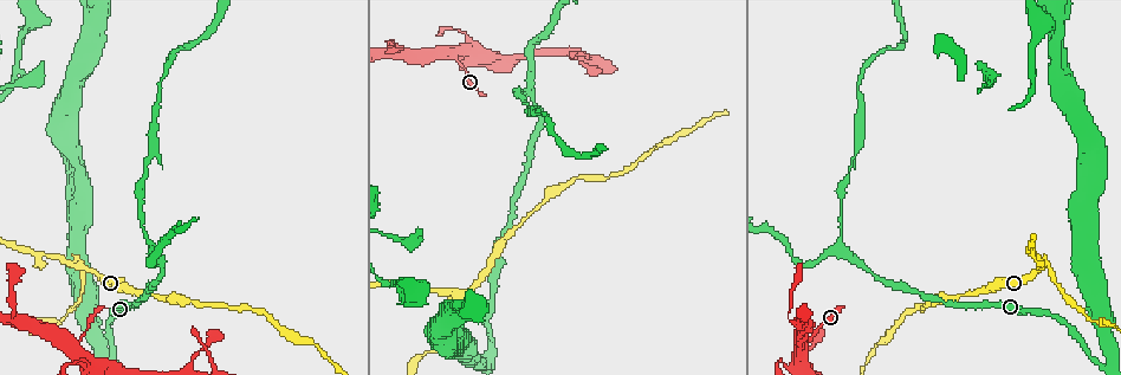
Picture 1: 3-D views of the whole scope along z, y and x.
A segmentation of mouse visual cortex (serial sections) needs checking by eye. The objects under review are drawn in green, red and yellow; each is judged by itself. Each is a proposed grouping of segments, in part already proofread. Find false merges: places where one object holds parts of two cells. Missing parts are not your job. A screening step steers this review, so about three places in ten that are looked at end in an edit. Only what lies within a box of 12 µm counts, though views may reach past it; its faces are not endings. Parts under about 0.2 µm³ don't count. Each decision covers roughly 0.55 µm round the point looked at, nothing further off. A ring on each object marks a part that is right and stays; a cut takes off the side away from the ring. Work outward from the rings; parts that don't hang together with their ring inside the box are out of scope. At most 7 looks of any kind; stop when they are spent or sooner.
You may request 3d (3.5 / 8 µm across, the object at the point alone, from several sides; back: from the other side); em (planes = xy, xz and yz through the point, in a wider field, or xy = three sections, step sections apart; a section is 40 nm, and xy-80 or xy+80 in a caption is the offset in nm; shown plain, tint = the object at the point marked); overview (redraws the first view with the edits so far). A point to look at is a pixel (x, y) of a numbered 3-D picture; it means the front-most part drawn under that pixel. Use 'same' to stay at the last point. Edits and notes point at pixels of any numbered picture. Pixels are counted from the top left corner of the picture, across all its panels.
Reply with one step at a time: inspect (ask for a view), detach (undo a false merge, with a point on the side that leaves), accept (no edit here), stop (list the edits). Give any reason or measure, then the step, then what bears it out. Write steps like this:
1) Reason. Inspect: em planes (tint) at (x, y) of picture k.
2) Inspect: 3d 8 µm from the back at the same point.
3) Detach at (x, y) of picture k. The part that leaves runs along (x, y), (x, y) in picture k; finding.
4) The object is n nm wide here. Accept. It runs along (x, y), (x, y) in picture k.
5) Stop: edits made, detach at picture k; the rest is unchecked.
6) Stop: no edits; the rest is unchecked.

Arms part here. Inspect: 3d 3.5 µm at (1044, 269) of picture 1.

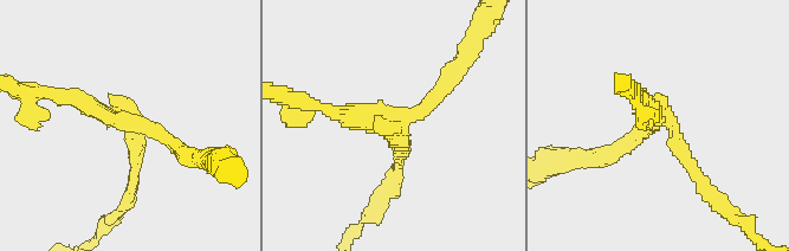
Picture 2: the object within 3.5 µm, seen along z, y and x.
3 arms meet here; the arms are 150, 200, 250 nm wide. Inspect: em xy step 1 (tint) at (400, 122) of picture 2.

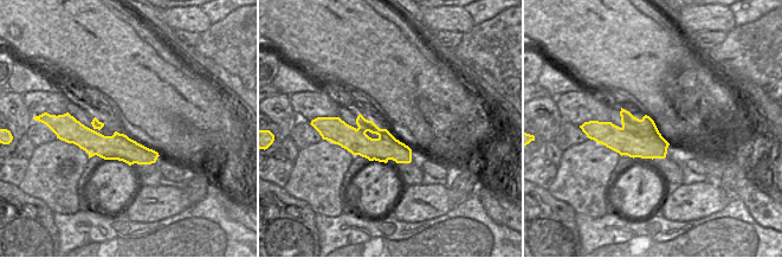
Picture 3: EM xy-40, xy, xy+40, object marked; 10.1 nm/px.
Detach at (692, 168) of picture 2. The part that leaves runs along (676, 134), (703, 185), (739, 220) in picture 2; a second cell is stuck on.

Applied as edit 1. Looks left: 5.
Abrupt turn. Inspect: 3d 3.5 µm at (531, 52) of picture 1.

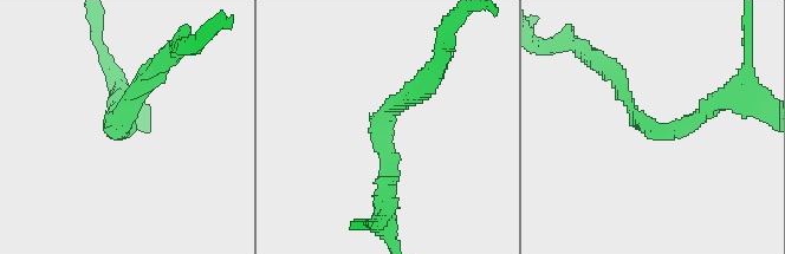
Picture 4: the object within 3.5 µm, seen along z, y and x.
The arms are 200, 250 nm wide. Inspect: em xy step 3 (tint) at (654, 131) of picture 4.

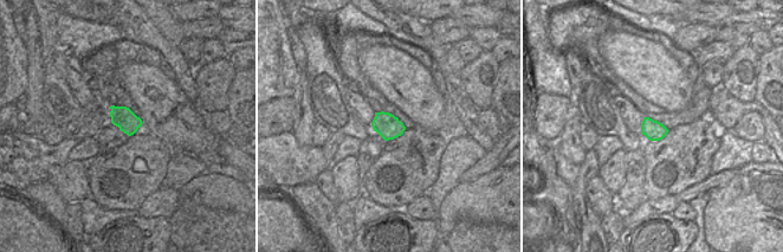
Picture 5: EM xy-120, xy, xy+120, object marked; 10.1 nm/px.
Cut it another way. Inspect: em xy step 1 (tint) at the same point.

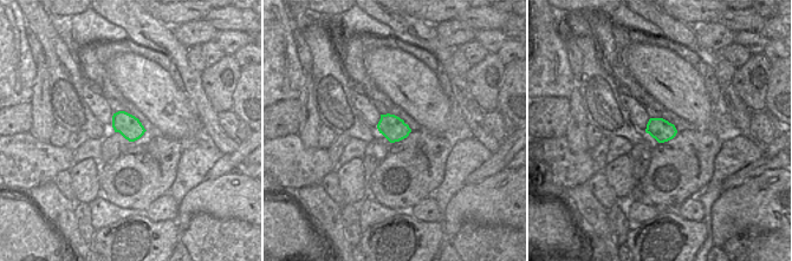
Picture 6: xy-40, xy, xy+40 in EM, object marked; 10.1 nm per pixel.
Accept. It runs along (384, 199), (384, 117), (413, 92) in picture 4; all the same cell.

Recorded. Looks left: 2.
Sudden change in width. Inspect: 3d 8 µm at (404, 51) of picture 1.

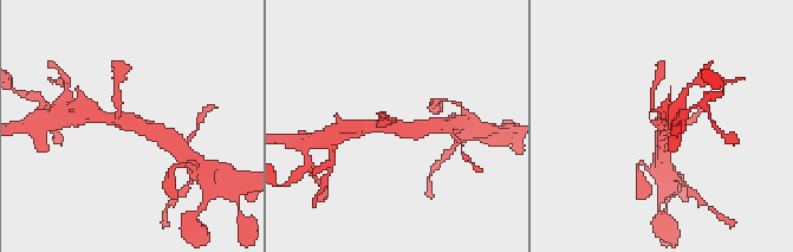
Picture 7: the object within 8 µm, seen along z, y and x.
Now the EM. Inspect: em planes (tint) at (125, 121) of picture 7.

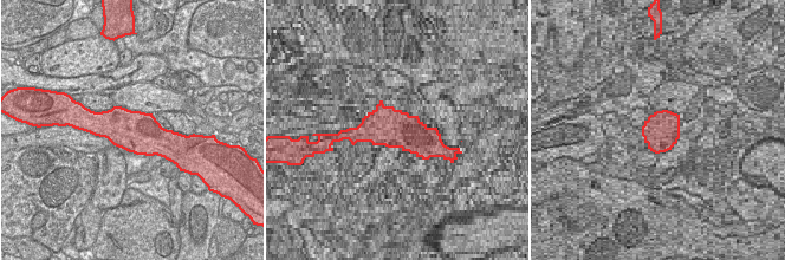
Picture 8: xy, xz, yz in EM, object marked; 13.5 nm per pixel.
Accept. It runs along (158, 133), (118, 122), (117, 99) in picture 7; all the same cell.

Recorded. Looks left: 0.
Stop: edits made, detach at picture 2; the rest is unchecked.

